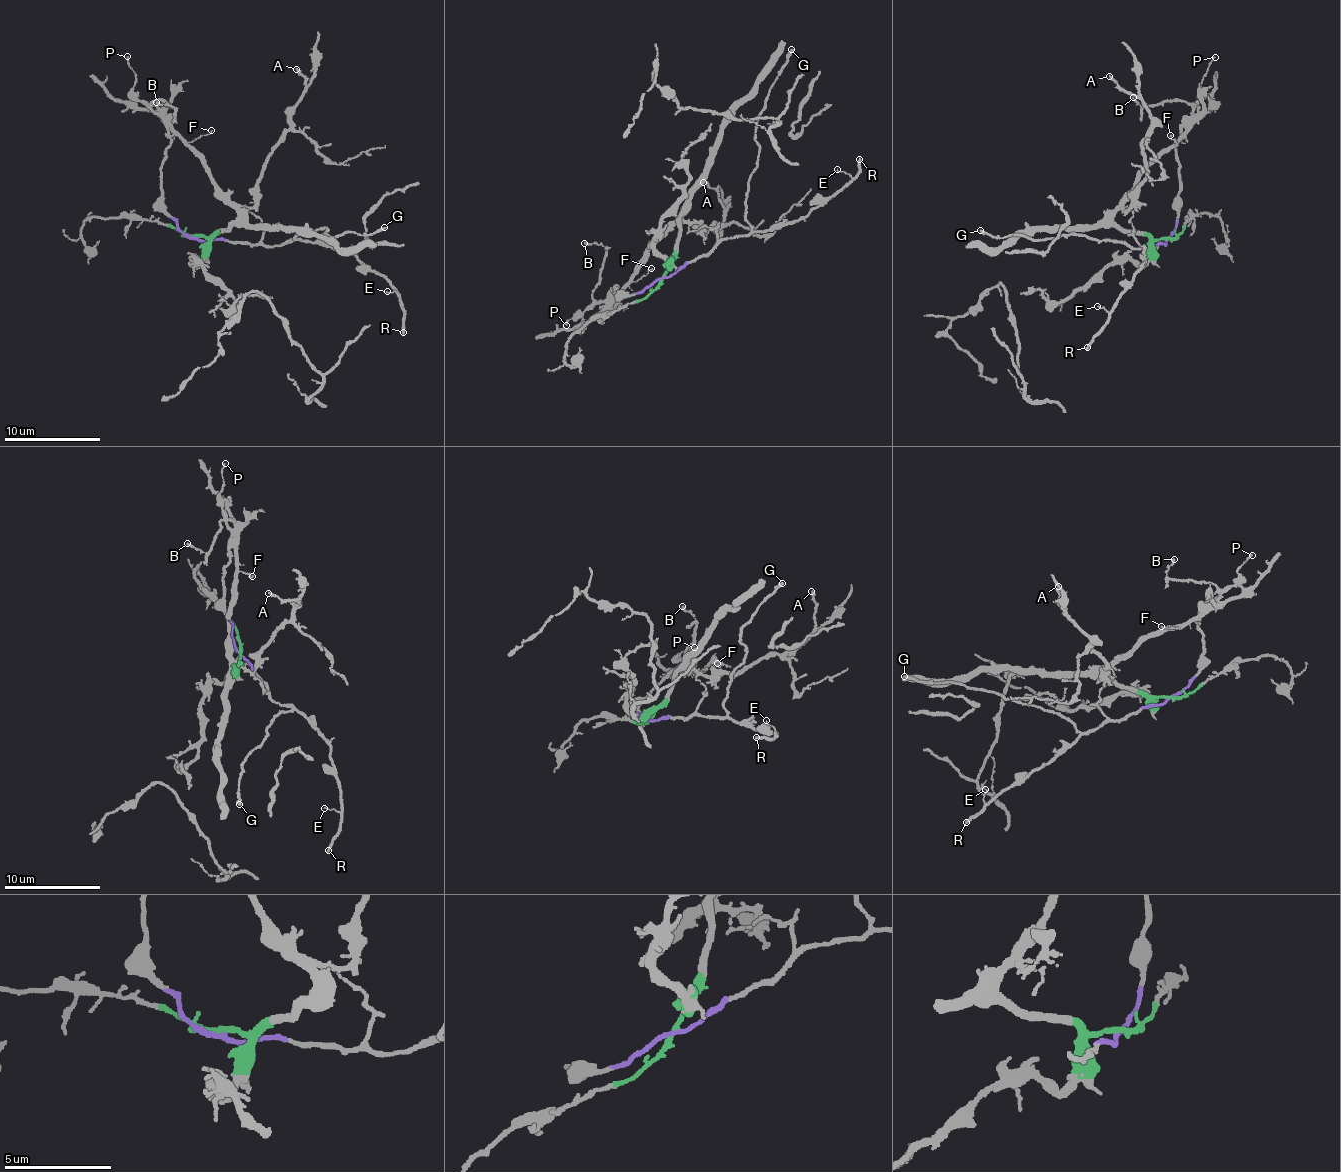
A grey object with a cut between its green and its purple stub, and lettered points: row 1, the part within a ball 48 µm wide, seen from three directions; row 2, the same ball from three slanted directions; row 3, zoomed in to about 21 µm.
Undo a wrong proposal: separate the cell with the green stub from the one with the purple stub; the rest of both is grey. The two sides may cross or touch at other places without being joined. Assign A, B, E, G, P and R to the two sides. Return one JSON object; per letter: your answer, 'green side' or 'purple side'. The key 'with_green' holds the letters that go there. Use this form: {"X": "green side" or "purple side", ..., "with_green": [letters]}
{"A": "green side", "B": "purple side", "E": "purple side", "G": "purple side", "P": "purple side", "R": "purple side", "with_green": ["A"]}

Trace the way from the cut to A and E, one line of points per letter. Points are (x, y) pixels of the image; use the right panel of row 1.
A: (1167, 238), (1150, 240), (1112, 218), (1131, 206), (1131, 191), (1146, 176), (1144, 139), (1152, 116), (1108, 75)
E: (1167, 241), (1143, 252), (1147, 252), (1145, 265), (1112, 309), (1107, 311), (1098, 305)

